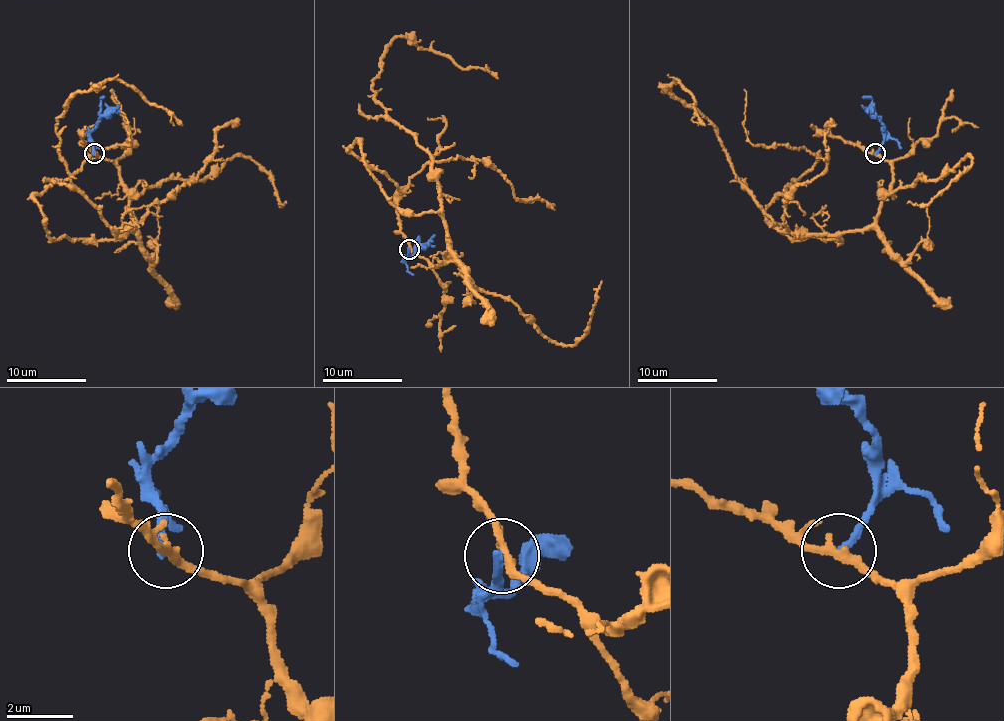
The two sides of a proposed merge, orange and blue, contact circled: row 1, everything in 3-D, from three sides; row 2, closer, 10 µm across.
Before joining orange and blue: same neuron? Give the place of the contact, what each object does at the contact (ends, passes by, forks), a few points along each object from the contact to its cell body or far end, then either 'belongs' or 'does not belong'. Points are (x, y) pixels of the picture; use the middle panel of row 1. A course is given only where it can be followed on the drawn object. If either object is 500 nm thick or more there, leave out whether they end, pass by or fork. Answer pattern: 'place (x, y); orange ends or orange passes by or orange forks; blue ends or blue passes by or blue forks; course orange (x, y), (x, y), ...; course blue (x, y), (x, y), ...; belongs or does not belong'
place (409, 249); orange passes by; blue ends; course orange (410, 248), (434, 266), (444, 258), (440, 184), (432, 158), (374, 98), (380, 56), (406, 36), (498, 78); course blue (410, 248), (406, 256), (414, 252), (420, 236); does not belong

